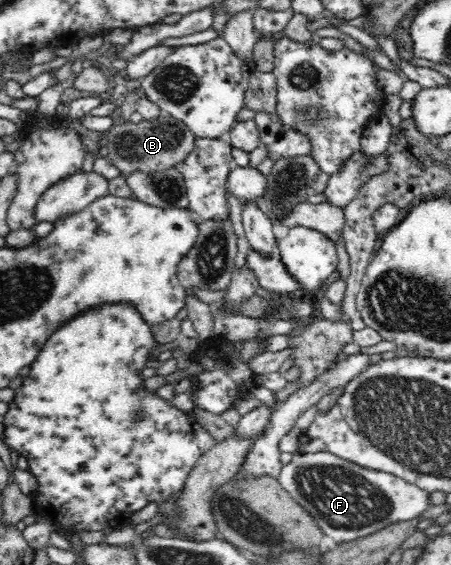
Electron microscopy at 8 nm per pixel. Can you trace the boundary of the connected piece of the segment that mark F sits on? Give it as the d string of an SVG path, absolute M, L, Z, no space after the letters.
M327 452L294 454L293 460L283 466L278 476L280 485L317 521L323 534L331 536L337 543L366 537L397 522L405 522L421 516L431 508L431 493L395 476L361 468L352 462L343 461Z

